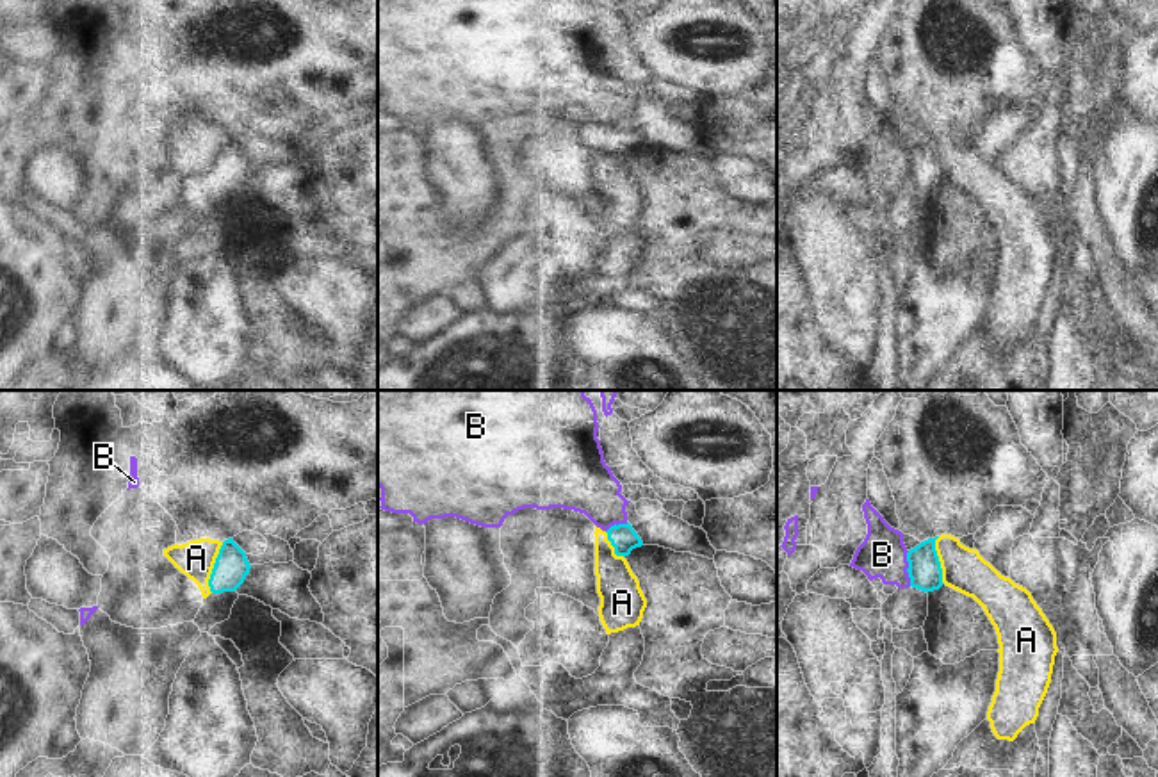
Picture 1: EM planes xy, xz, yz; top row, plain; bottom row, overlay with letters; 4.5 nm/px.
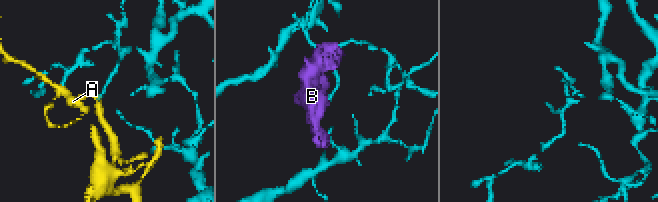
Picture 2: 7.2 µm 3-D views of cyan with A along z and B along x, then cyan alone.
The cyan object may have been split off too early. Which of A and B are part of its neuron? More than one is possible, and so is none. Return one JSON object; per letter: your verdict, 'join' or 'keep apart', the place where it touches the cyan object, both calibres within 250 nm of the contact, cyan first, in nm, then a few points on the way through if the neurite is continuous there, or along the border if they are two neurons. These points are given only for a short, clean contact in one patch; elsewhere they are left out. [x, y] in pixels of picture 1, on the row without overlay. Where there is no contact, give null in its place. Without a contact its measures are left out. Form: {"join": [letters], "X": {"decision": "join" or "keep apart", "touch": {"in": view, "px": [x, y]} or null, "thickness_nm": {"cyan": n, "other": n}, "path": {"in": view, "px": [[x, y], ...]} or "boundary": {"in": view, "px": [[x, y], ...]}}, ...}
{"join": [], "A": {"decision": "keep apart", "touch": {"in": "xy", "px": [214, 168]}, "thickness_nm": {"cyan": 160, "other": 170}, "boundary": {"in": "xy", "px": [[223, 143], [209, 180], [211, 193]]}}, "B": {"decision": "keep apart", "touch": {"in": "yz", "px": [907, 170]}, "thickness_nm": {"cyan": 150, "other": 220}, "boundary": {"in": "yz", "px": [[907, 152], [911, 186]]}}}

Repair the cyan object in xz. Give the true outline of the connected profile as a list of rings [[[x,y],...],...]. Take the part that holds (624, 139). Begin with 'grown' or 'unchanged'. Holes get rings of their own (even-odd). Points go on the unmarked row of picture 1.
unchanged | [[[615,125],[608,132],[608,141],[615,148],[616,157],[629,157],[632,150],[641,148],[643,143],[638,137],[638,134],[632,130],[632,127],[627,125]]]

